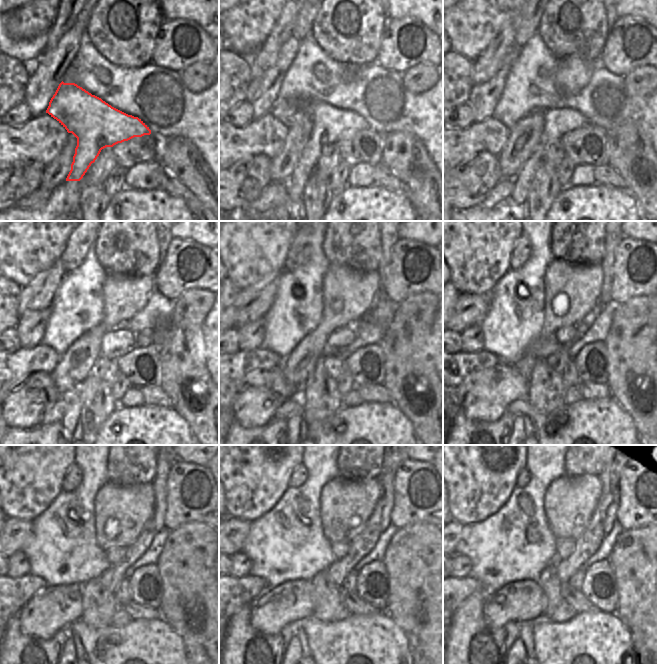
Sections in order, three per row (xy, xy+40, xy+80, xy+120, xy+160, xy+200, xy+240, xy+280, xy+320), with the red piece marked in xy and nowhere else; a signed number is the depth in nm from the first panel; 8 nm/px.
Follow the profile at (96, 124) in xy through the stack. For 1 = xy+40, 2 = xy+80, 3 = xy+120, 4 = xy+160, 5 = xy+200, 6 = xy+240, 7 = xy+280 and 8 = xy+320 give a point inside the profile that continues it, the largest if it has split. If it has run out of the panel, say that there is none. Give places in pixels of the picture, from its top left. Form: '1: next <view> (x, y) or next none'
1: next xy+40 (330, 124)
2: next xy+80 (558, 122)
3: next xy+120 (115, 343)
4: next xy+160 (343, 336)
5: next xy+200 (565, 335)
6: next xy+240 (115, 554)
7: next xy+280 (339, 550)
8: next xy+320 (564, 547)

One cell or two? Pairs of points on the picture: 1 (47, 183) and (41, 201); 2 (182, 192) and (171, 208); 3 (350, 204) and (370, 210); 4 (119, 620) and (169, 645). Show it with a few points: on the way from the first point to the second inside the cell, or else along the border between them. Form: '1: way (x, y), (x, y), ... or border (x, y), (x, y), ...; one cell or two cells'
1: border (39, 188), (45, 188), (50, 191); two cells
2: border (159, 188), (178, 196), (191, 210); two cells
3: way (355, 209), (365, 210); one cell
4: border (131, 619), (121, 626), (113, 625); two cells

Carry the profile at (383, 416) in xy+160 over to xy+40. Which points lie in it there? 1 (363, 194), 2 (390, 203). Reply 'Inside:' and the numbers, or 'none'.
Inside: 1, 2

